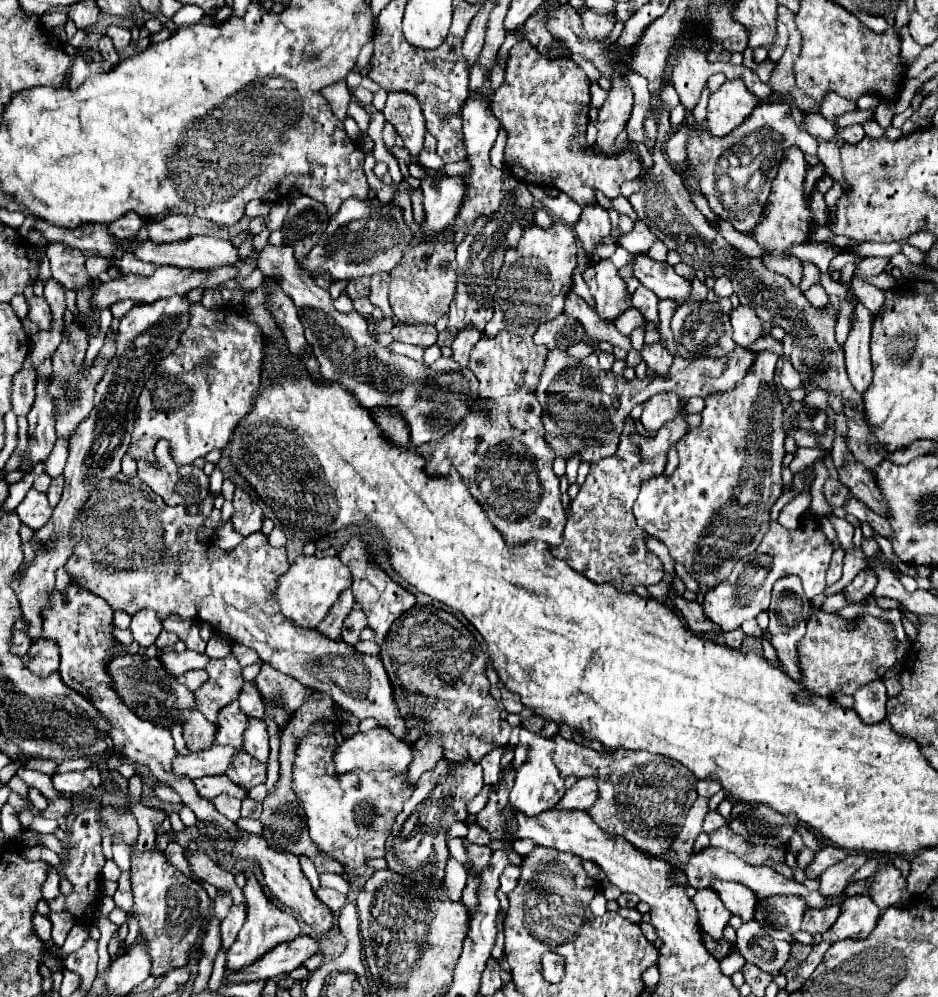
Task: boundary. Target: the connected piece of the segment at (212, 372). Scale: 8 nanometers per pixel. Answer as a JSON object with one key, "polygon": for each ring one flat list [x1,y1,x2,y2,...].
{"polygon":[[200,303,192,305,190,325,180,337,180,347,158,363,144,385,136,405,132,443,128,447,128,455,134,461,142,459,148,465,156,465,154,447,160,439,166,439,176,463,194,463,194,459,206,457,212,449,224,449,240,419,252,409,260,385,264,335,258,325,244,321,244,317,226,317,224,311,220,325,216,321,218,317,216,311,204,309]]}

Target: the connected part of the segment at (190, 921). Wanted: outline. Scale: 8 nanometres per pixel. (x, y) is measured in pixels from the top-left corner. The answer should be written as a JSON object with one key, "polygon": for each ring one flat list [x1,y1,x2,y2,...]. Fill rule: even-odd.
{"polygon":[[156,849,132,857,132,891,134,917,152,961,152,975,164,977,168,971,188,963,198,941,198,931,202,931,202,919,206,919,210,911,210,897,198,883,172,867,164,853]]}

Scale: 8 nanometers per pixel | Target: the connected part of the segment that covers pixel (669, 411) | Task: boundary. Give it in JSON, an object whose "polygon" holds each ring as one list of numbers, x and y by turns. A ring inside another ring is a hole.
{"polygon":[[672,391,658,393,644,403,640,421,646,431,658,431,666,421,674,419,676,413,678,413,678,395]]}

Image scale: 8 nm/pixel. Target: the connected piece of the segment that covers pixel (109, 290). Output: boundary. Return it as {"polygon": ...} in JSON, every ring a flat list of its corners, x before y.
{"polygon":[[162,265,154,271,152,277,138,277,138,275,122,275,116,279,110,279,106,283,98,283,94,285,96,295,92,295,92,305,102,311,112,307,118,301,130,299,136,305,140,303,154,303,158,299,168,299,172,295,186,295,192,289,218,289,224,281,238,277,238,267,222,267,216,271,194,271,194,269,182,269,182,267,174,267,174,265]]}

